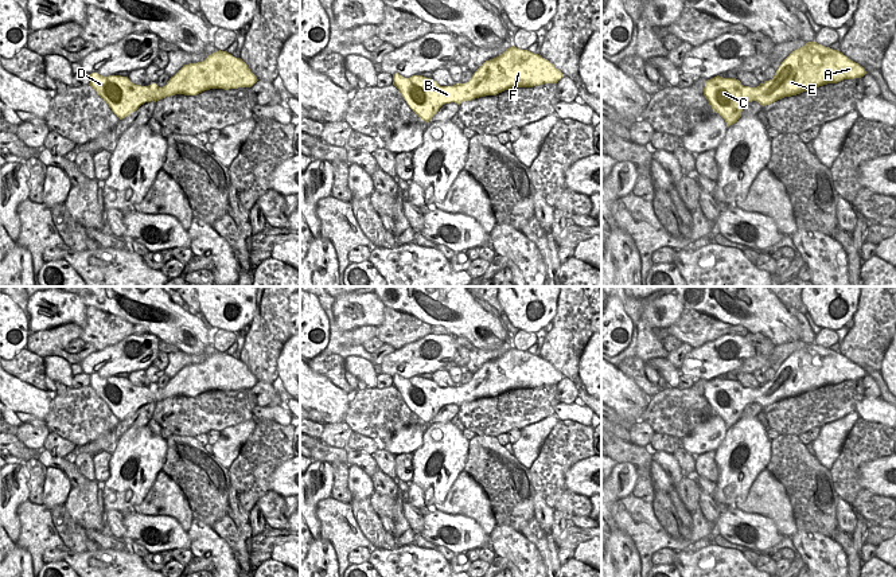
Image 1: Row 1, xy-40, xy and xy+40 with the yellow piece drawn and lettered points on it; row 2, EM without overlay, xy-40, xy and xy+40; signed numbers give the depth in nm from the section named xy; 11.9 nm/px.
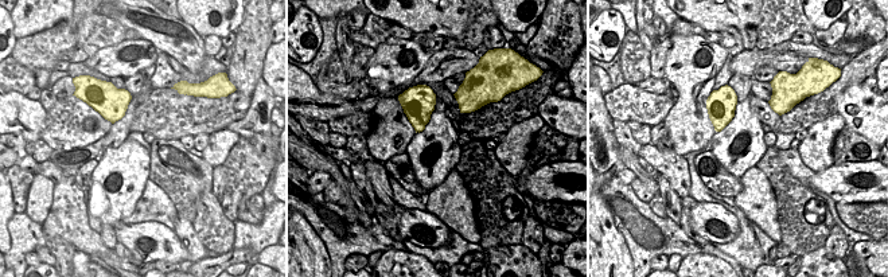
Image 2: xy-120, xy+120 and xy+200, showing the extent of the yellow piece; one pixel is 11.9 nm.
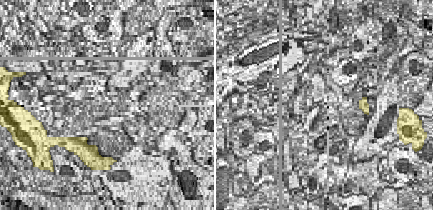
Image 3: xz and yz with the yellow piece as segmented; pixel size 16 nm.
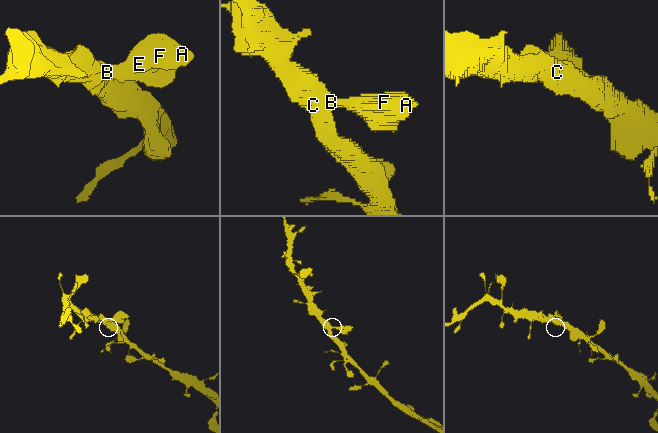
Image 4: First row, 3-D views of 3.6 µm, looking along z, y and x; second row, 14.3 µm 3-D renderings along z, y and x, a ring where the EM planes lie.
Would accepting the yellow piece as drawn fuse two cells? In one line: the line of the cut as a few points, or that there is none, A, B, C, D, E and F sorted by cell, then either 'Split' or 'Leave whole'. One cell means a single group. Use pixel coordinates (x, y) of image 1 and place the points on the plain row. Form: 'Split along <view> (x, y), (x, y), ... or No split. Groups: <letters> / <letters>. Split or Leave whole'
No split. Groups: A B C D E F. Leave whole.

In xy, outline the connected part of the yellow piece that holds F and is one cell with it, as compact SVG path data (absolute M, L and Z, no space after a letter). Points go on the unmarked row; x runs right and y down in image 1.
M511 347L499 358L486 362L465 385L440 387L432 379L422 377L405 379L396 374L393 386L420 421L429 424L445 405L460 406L509 390L557 385L562 378L564 375L548 360Z

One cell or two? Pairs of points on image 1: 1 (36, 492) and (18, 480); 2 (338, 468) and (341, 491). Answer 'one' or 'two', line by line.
1: two
2: one

